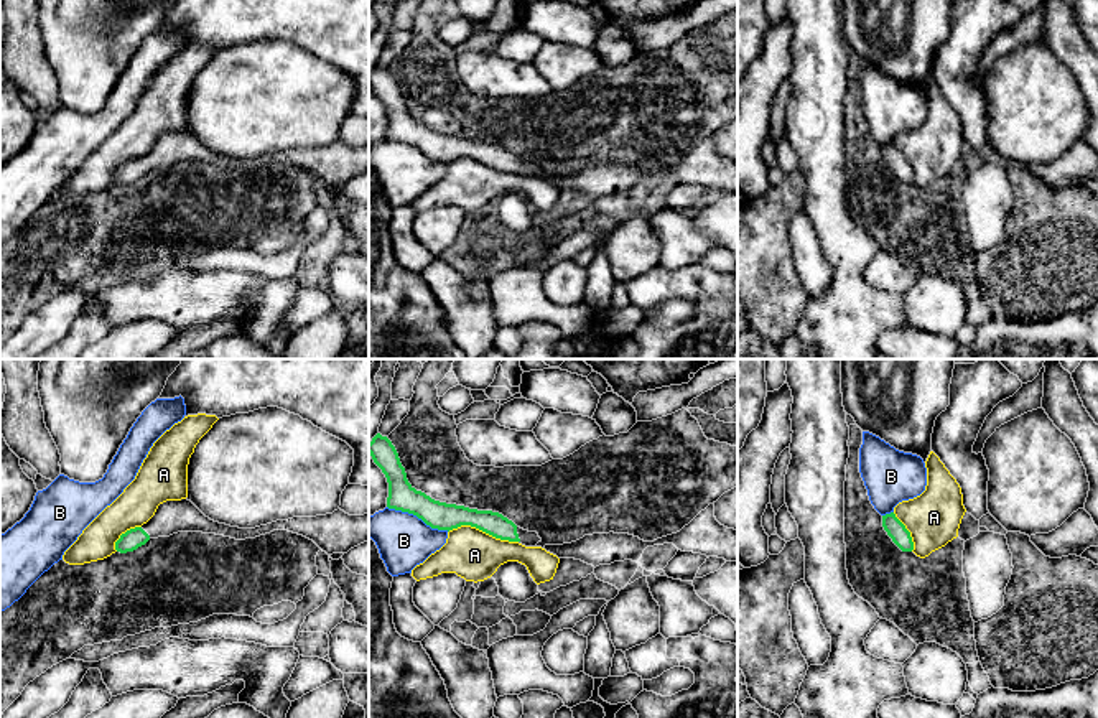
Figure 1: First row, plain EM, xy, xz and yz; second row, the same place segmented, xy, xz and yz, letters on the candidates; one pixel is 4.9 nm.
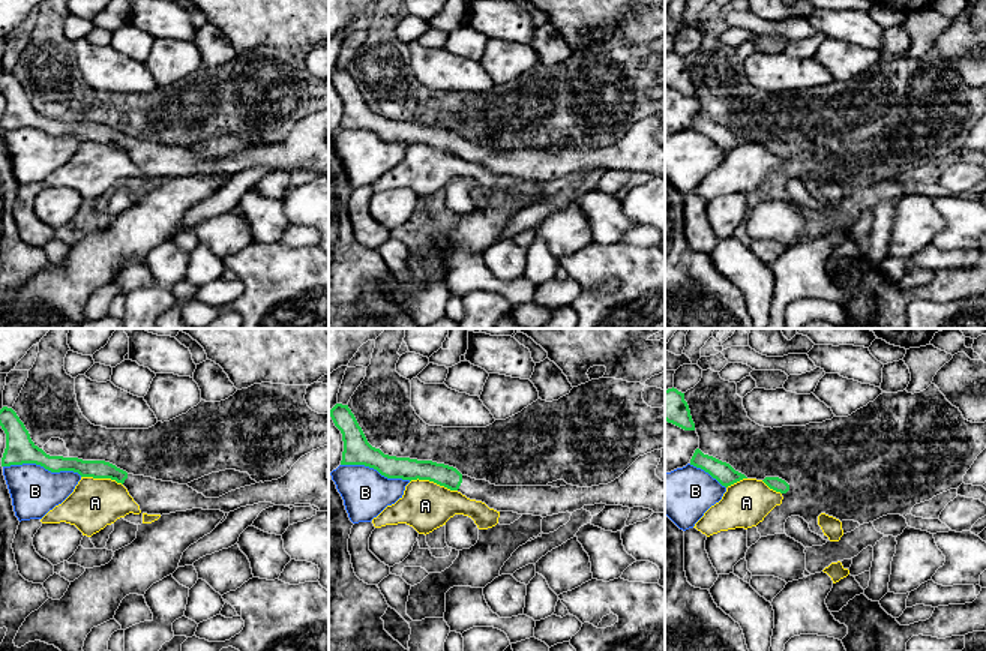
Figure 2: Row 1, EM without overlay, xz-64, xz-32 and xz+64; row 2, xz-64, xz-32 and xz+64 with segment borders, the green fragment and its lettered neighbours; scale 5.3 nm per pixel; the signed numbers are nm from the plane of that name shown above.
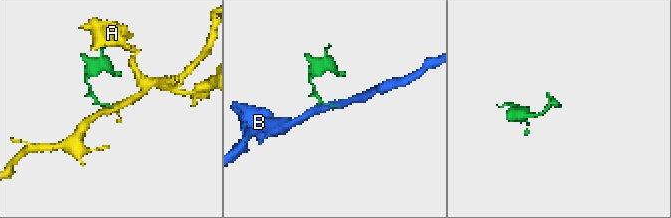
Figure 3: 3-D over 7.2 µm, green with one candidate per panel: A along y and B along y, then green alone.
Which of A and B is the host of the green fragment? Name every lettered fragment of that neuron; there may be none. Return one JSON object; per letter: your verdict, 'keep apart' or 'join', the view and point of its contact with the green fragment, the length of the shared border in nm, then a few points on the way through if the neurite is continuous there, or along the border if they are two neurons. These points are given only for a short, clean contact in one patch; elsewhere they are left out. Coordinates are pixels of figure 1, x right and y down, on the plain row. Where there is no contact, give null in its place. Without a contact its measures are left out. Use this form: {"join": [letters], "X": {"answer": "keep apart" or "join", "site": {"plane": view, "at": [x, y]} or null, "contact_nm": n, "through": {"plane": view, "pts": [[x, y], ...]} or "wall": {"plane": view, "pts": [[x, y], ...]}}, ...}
{"join": [], "A": {"answer": "keep apart", "site": {"plane": "xz", "at": [483, 162]}, "contact_nm": 340, "wall": {"plane": "xz", "pts": [[448, 162], [458, 157], [474, 157], [496, 168], [517, 173]]}}, "B": {"answer": "keep apart", "site": {"plane": "xz", "at": [418, 149]}, "contact_nm": 320}}

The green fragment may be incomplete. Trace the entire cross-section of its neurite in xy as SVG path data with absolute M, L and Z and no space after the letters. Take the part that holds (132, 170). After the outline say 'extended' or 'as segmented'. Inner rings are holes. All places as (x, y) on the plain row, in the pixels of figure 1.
M188 130L166 132L158 137L155 147L147 155L122 165L115 173L115 181L120 184L133 183L150 170L170 168L178 163L202 163L245 171L273 161L303 166L328 186L347 184L351 180L369 171L369 145L349 147L337 140L326 147L293 148L255 160L239 160L211 152Z | extended

